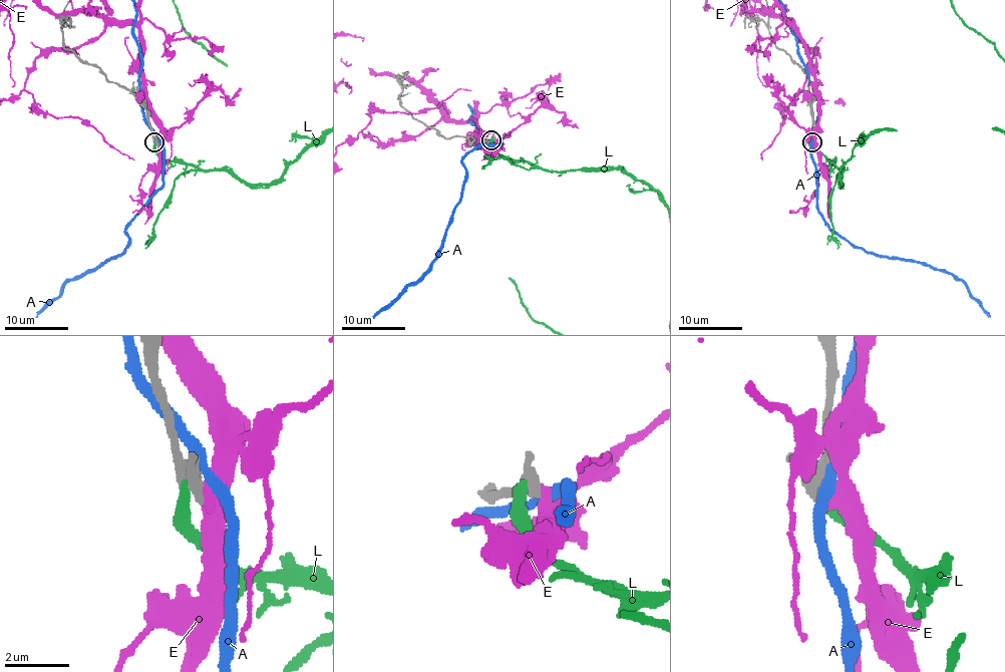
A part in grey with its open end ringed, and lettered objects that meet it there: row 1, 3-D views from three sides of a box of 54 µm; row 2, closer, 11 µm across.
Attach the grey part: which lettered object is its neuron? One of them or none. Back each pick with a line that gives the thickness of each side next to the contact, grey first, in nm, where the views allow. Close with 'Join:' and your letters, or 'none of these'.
L: calibres 420 and 380 nm
Join: L

